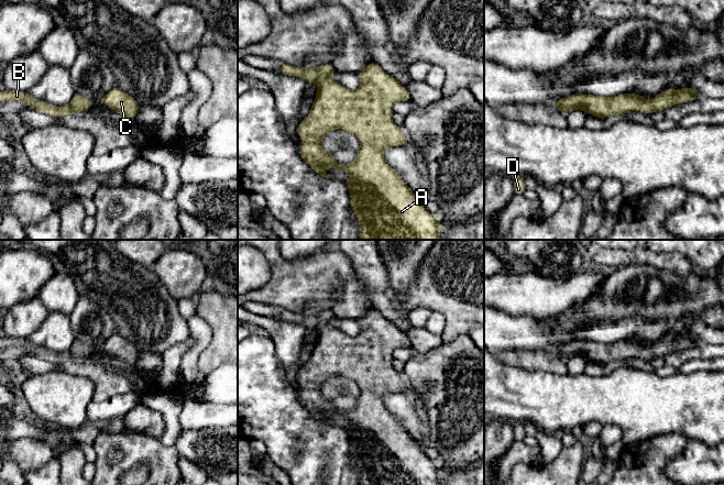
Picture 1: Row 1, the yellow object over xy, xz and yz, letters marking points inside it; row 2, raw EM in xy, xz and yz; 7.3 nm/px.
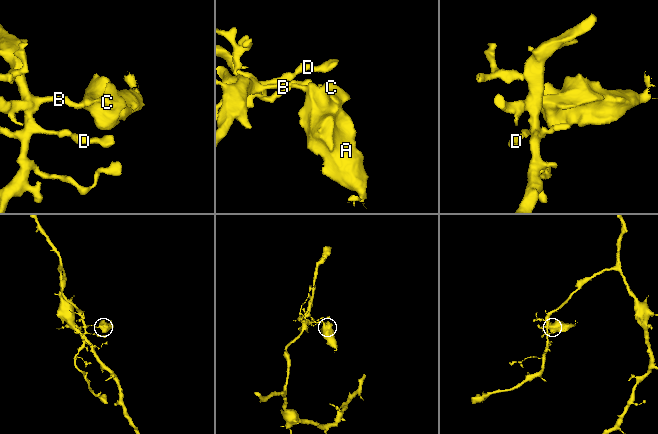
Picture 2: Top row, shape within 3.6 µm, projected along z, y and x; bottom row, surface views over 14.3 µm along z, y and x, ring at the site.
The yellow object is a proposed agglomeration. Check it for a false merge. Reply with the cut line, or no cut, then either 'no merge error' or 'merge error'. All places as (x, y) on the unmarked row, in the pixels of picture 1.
xz (317, 315), (318, 322), (315, 328) | merge error

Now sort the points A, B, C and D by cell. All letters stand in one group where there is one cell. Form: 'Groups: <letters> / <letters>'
Groups: A C / B D

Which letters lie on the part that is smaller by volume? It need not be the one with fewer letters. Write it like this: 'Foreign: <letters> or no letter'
Foreign: A, C

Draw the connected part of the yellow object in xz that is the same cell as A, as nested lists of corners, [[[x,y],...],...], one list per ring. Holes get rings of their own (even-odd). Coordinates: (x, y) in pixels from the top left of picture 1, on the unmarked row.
[[[374,308],[369,309],[364,316],[358,319],[361,332],[356,337],[349,337],[331,324],[336,319],[329,310],[322,310],[318,315],[319,322],[316,329],[318,337],[316,345],[310,353],[309,361],[301,366],[297,379],[301,385],[300,403],[319,421],[330,425],[325,419],[326,414],[341,416],[349,420],[350,425],[344,428],[348,432],[351,444],[351,453],[360,470],[359,485],[440,485],[441,472],[437,461],[432,461],[421,451],[420,445],[405,430],[403,425],[386,409],[383,396],[392,393],[401,393],[410,388],[393,368],[393,352],[396,349],[410,346],[412,342],[407,334],[385,319]],[[332,376],[342,376],[354,381],[360,387],[360,395],[355,406],[348,411],[339,411],[333,399],[326,398],[322,393],[322,385]]]

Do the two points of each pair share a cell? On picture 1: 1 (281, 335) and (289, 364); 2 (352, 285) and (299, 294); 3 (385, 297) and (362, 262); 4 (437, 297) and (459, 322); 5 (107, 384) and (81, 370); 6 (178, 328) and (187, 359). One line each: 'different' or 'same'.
1: same
2: same
3: same
4: same
5: same
6: different

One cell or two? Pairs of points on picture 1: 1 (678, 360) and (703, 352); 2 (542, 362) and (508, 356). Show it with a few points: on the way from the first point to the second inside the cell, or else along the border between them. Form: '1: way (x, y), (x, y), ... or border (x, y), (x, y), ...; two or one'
1: way (684, 355), (697, 352); one
2: way (534, 360), (517, 359); one

